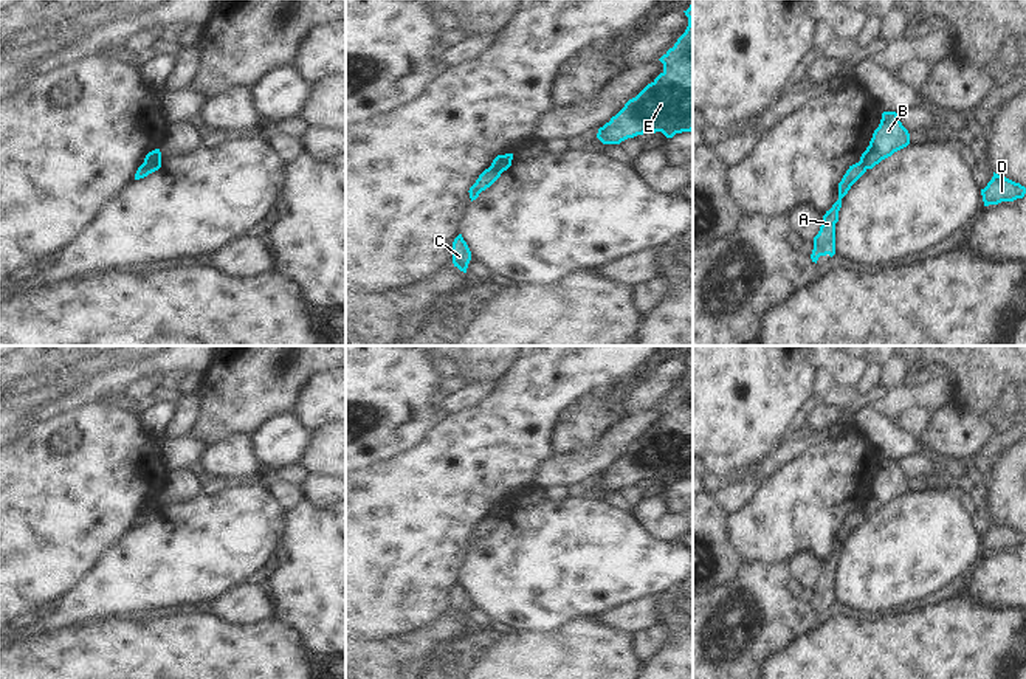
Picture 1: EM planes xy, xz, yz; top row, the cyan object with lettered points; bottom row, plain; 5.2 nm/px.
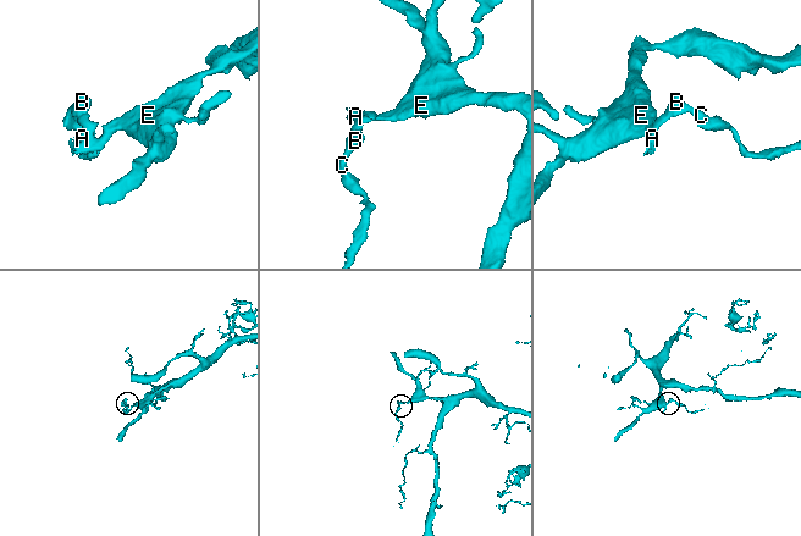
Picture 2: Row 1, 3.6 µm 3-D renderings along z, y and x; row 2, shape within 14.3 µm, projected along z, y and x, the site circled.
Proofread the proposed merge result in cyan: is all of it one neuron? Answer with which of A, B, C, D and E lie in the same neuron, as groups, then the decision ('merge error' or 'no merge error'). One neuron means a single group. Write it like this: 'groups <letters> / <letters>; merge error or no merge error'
groups A E / B C D; merge error

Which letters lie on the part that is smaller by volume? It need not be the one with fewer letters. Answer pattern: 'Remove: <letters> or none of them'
Remove: B, C, D

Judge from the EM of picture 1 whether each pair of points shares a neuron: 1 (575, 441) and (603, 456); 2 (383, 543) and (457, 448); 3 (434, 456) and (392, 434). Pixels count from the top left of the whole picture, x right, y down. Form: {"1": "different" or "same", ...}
{"1": "different", "2": "same", "3": "different"}

